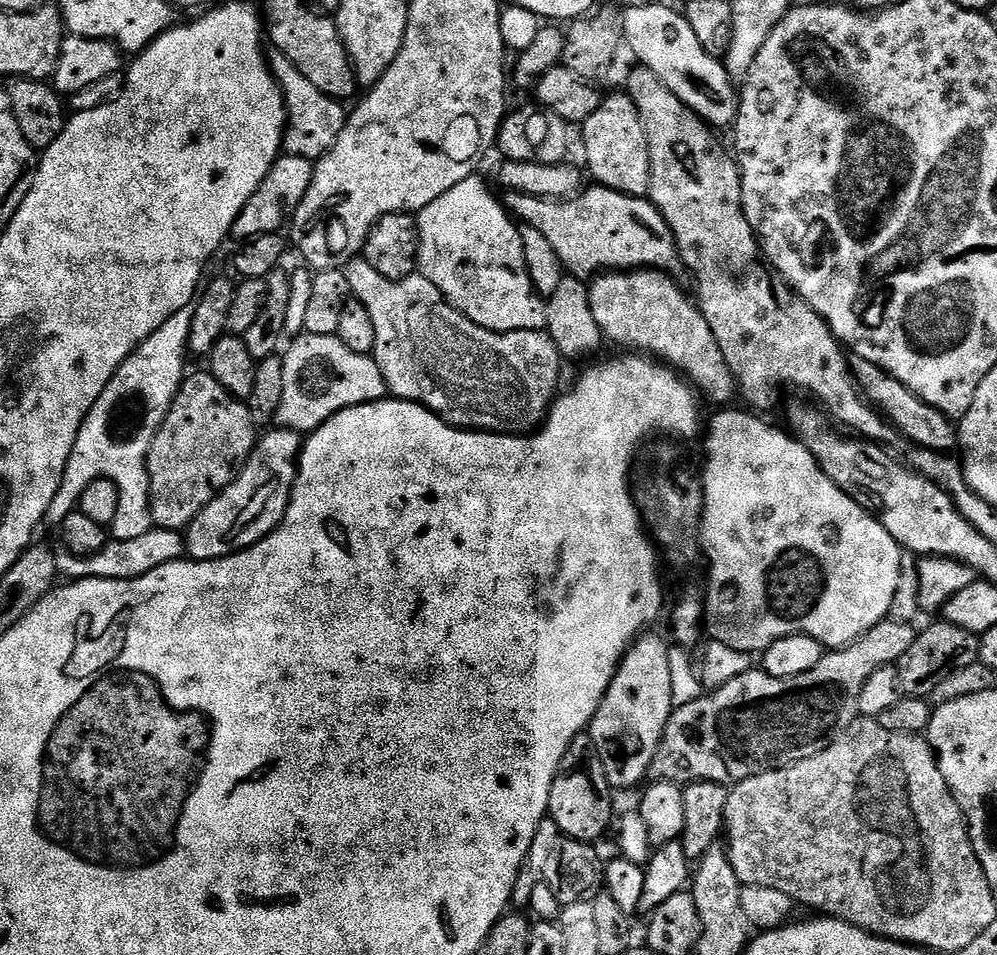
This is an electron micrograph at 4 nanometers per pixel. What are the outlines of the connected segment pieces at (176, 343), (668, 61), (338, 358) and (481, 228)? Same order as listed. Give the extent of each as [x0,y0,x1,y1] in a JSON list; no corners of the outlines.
[[45,308,192,540],[622,2,740,130],[276,334,389,434],[418,175,548,332]]

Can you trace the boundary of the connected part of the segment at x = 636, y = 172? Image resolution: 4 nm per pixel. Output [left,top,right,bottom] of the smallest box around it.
[582,94,650,196]

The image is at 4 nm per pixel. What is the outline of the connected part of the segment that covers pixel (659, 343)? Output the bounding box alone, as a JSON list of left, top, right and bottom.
[588,268,737,406]

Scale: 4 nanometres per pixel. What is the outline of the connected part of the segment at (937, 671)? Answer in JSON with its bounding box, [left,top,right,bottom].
[898,622,980,697]

